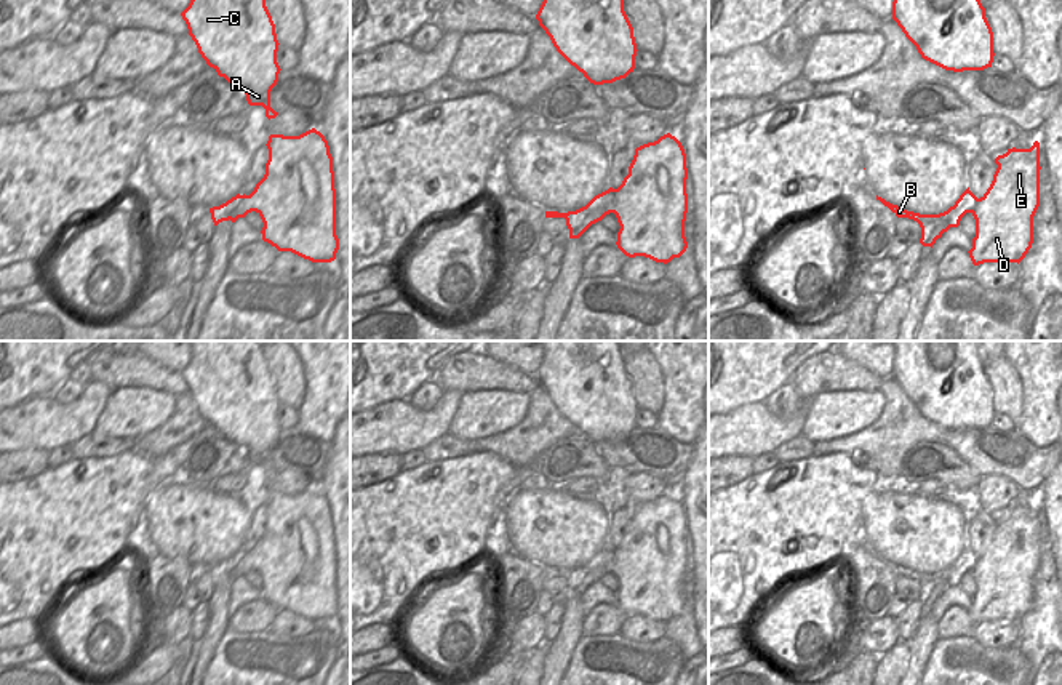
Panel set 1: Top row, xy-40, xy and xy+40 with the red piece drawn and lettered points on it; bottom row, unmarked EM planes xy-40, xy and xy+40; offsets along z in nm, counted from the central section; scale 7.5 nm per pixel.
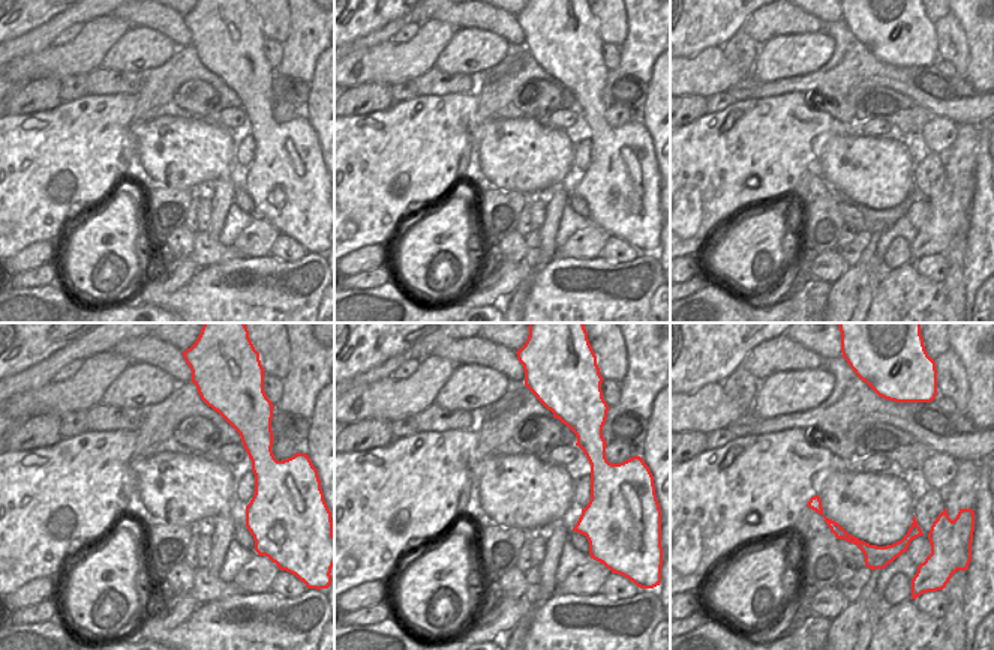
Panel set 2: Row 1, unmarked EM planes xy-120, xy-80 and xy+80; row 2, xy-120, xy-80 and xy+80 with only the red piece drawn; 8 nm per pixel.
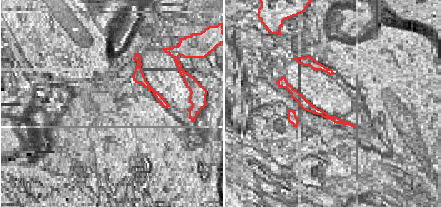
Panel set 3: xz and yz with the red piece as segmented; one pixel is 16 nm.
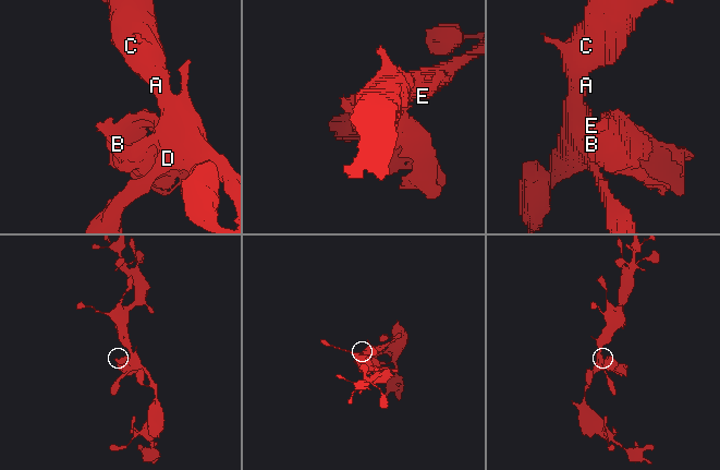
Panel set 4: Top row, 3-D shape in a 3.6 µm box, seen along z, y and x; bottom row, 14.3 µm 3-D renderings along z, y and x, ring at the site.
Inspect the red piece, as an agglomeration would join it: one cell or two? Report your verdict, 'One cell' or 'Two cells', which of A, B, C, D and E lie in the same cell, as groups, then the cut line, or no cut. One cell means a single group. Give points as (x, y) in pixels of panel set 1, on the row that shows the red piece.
Two cells. Groups: A C D E / B. Split along xy (616, 189), (611, 212)

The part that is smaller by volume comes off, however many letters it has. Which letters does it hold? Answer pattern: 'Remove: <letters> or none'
Remove: B

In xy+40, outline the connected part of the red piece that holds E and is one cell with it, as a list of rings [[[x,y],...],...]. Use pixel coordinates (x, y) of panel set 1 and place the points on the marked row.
[[[1040,142],[1030,149],[1008,149],[995,158],[998,165],[987,192],[972,210],[976,237],[968,251],[974,266],[984,262],[1020,262],[1033,243],[1033,216],[1040,206]]]

